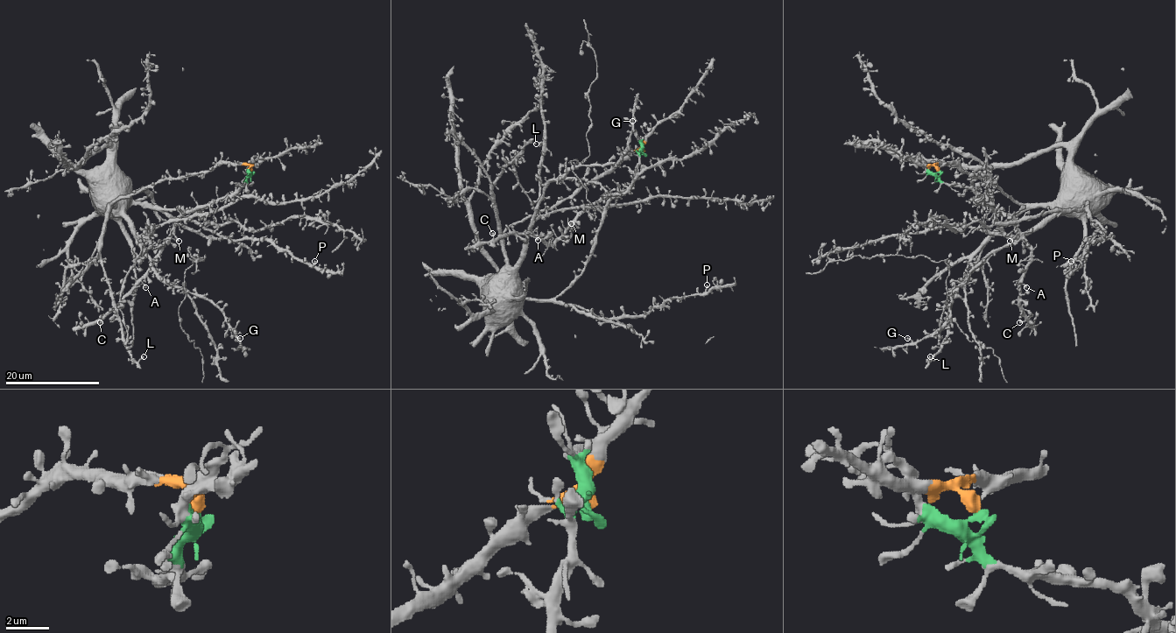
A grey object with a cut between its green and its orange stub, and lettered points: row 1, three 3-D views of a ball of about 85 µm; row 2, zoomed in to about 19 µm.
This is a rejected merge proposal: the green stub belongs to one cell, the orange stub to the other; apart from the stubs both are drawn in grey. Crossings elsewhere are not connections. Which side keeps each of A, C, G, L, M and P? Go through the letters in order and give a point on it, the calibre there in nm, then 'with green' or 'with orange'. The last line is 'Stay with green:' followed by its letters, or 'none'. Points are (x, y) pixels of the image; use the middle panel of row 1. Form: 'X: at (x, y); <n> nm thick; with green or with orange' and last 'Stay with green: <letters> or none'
A: at (538, 240); 400 nm thick; with green
C: at (492, 233); 380 nm thick; with green
G: at (632, 121); 300 nm thick; with orange
L: at (536, 144); 240 nm thick; with orange
M: at (571, 223); 400 nm thick; with green
P: at (707, 284); 360 nm thick; with orange
Stay with green: A, C, M

